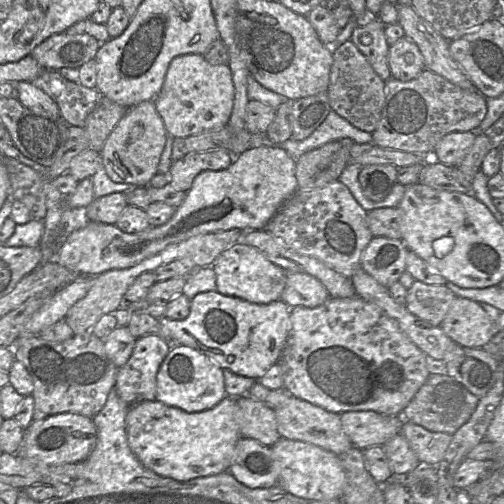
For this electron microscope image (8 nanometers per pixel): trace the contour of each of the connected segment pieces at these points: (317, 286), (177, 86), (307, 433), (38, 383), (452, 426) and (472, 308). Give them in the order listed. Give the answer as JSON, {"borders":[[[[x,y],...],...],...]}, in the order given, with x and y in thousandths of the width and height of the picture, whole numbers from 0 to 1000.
{"borders":[[[[569,540],[567,565],[558,595],[575,611],[625,611],[653,591],[655,585],[647,569],[623,548],[597,540]]],[[[397,107],[351,111],[339,121],[304,202],[329,260],[345,274],[435,258],[452,248],[464,208],[464,169],[454,129],[417,127]]],[[[579,786],[548,819],[550,849],[560,869],[611,877],[667,903],[688,897],[700,881],[685,861],[675,823],[649,815],[611,796]]],[[[183,657],[147,663],[119,681],[79,667],[38,669],[26,700],[30,712],[52,728],[65,754],[65,835],[127,817],[185,829],[206,808],[218,776],[228,768],[236,730],[212,706],[204,675]]],[[[855,740],[817,794],[798,815],[804,835],[833,843],[857,857],[901,861],[931,833],[952,788],[889,742]]],[[[905,587],[875,651],[905,683],[954,690],[990,657],[956,607],[938,595]]]]}

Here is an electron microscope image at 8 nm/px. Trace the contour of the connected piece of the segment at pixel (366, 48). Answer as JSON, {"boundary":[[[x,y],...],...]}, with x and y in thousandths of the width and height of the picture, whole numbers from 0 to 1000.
{"boundary":[[[752,38],[722,52],[708,50],[694,81],[726,113],[750,151],[768,161],[776,153],[776,141],[770,129],[774,91],[766,79],[764,52]]]}

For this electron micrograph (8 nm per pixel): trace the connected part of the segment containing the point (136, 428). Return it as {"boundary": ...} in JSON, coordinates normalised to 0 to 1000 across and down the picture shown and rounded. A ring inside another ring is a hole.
{"boundary":[[[448,786],[427,808],[373,819],[317,796],[282,796],[256,808],[250,821],[254,879],[276,915],[308,938],[353,954],[435,940],[454,935],[464,915],[470,877],[478,867],[470,839],[470,790]]]}

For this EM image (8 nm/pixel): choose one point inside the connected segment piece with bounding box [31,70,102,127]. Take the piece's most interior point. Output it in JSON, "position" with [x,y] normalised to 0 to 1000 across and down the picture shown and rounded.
{"position":[149,202]}

